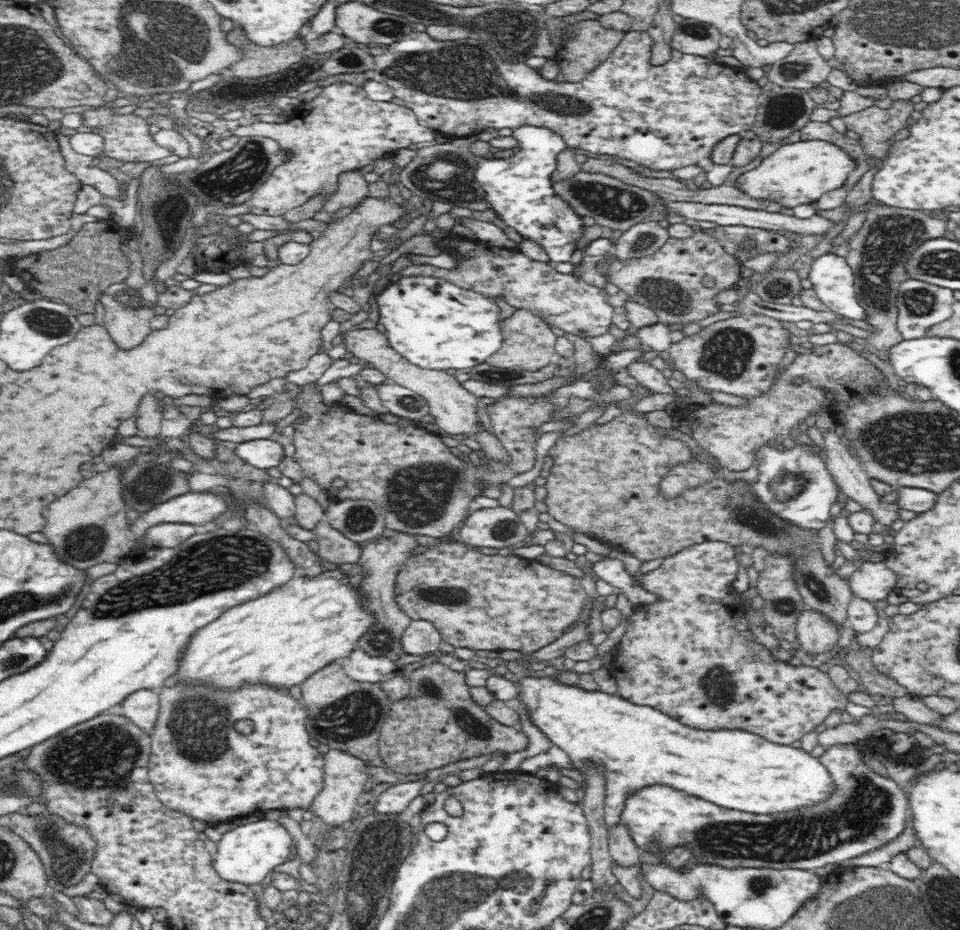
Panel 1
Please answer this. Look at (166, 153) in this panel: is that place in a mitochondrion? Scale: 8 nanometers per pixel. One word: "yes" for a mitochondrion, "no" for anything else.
no

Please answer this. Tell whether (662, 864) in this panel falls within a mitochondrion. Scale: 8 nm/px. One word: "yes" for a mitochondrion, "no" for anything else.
no

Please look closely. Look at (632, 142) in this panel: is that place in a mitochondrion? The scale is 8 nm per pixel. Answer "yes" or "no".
no

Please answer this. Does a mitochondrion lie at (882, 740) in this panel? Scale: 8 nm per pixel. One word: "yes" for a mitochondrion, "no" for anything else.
no

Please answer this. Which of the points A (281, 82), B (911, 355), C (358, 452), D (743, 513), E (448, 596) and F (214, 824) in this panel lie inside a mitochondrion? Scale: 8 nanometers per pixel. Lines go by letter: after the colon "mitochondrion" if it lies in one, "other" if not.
A: other
B: other
C: other
D: mitochondrion
E: mitochondrion
F: other

